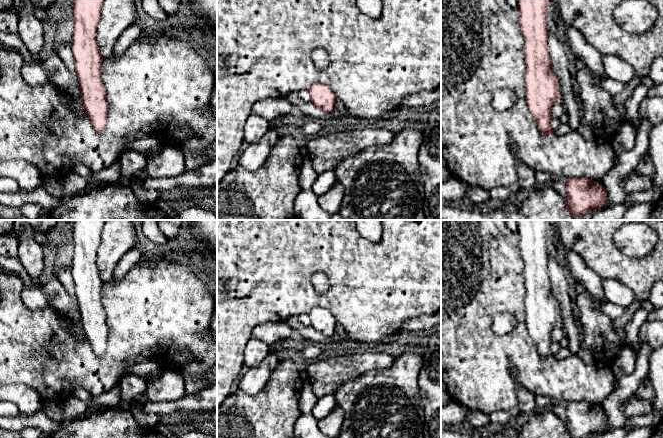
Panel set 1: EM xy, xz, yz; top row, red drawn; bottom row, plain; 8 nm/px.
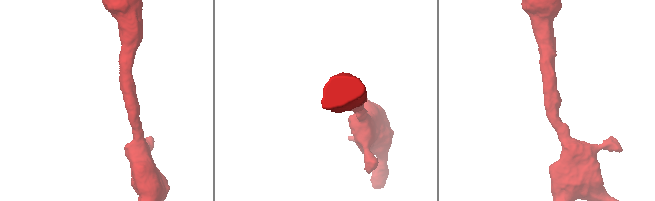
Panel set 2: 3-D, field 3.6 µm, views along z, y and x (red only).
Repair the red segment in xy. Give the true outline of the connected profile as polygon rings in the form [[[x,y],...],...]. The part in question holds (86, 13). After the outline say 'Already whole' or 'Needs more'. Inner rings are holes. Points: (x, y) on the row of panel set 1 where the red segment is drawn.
[[[73,0],[74,19],[72,54],[80,84],[82,104],[97,132],[107,124],[108,103],[101,77],[103,57],[96,41],[96,30],[104,0]]]. Already whole

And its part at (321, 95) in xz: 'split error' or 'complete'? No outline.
complete

